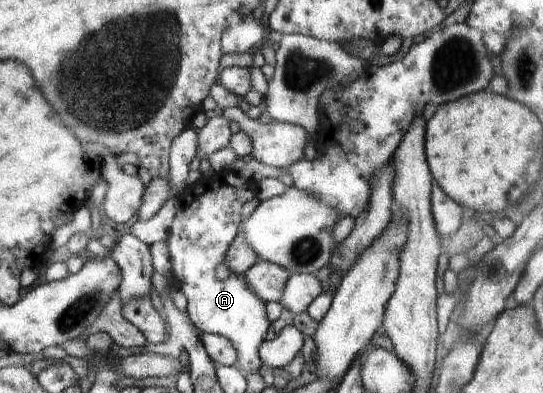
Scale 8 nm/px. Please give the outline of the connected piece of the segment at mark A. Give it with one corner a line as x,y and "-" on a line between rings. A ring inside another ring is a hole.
230,169
187,184
182,193
174,197
178,211
164,239
172,264
172,286
186,297
185,312
190,321
202,332
226,337
238,353
235,366
245,375
258,372
263,365
258,357
258,347
271,322
266,303
250,291
244,275
228,269
226,250
240,230
242,206
256,198
257,193
258,184
246,181

